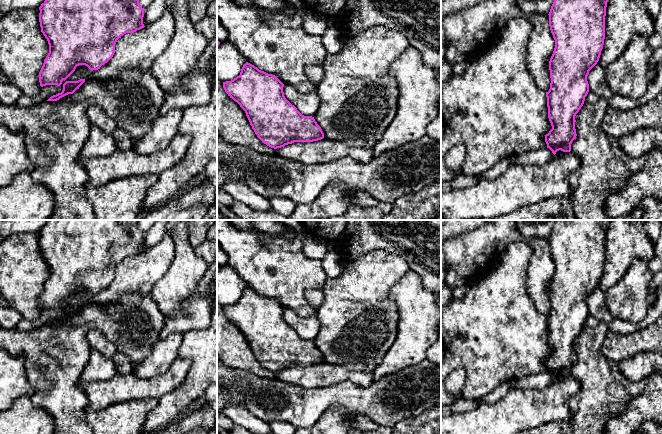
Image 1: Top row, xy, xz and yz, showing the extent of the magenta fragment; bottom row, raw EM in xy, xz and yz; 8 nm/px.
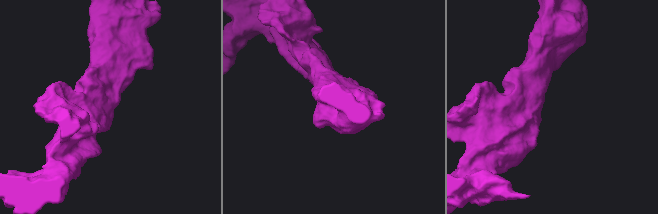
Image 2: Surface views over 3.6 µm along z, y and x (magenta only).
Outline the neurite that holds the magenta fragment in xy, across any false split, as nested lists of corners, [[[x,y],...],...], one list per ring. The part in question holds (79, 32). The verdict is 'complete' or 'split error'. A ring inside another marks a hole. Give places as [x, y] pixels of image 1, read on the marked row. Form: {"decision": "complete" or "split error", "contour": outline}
{"decision": "complete", "contour": [[[45,0],[39,10],[41,32],[49,44],[49,53],[39,72],[41,87],[60,86],[79,65],[85,65],[91,71],[100,69],[113,57],[115,44],[121,36],[145,27],[143,24],[145,9],[140,6],[139,0]]]}

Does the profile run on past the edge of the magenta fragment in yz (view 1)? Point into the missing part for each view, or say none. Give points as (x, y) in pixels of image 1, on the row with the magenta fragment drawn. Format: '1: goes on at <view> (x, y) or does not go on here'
1: does not go on here

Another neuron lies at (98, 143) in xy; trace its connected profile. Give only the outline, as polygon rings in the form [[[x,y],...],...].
[[[90,125],[89,135],[81,150],[81,157],[108,156],[117,150],[112,134],[105,134],[96,126]]]

